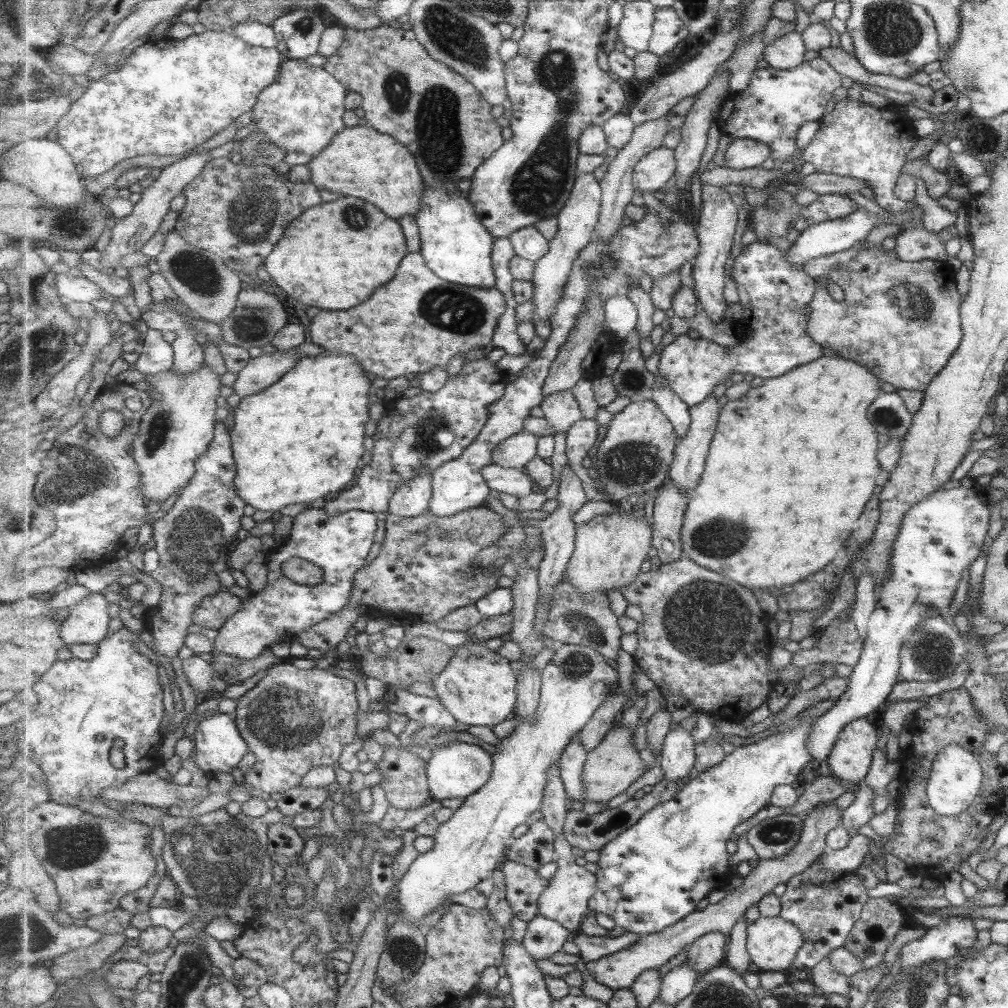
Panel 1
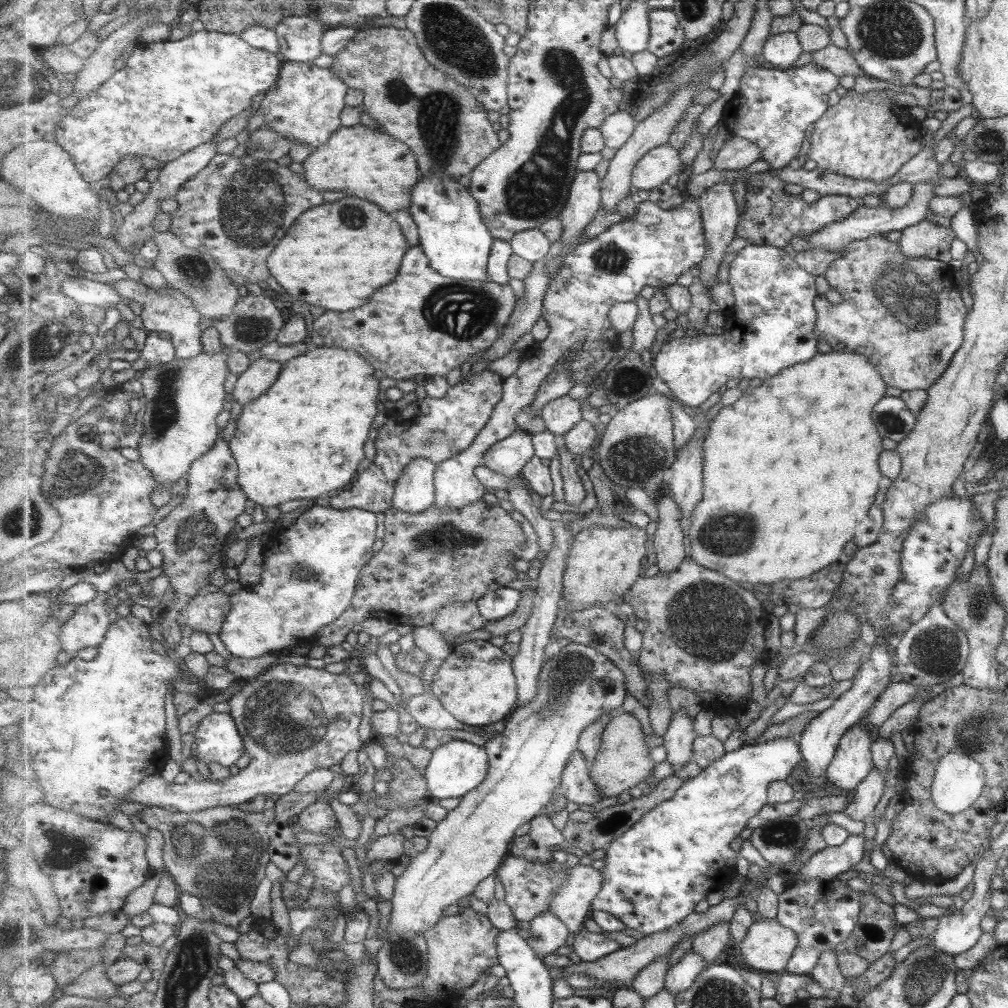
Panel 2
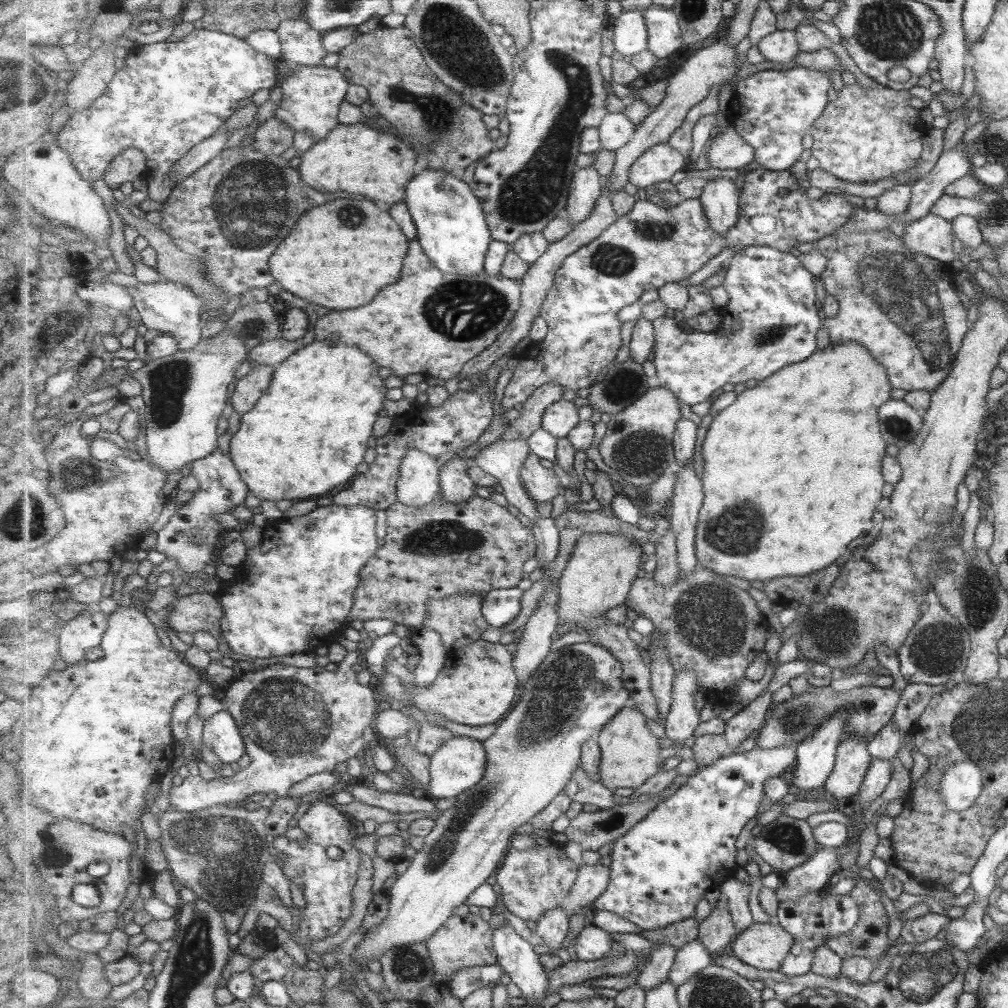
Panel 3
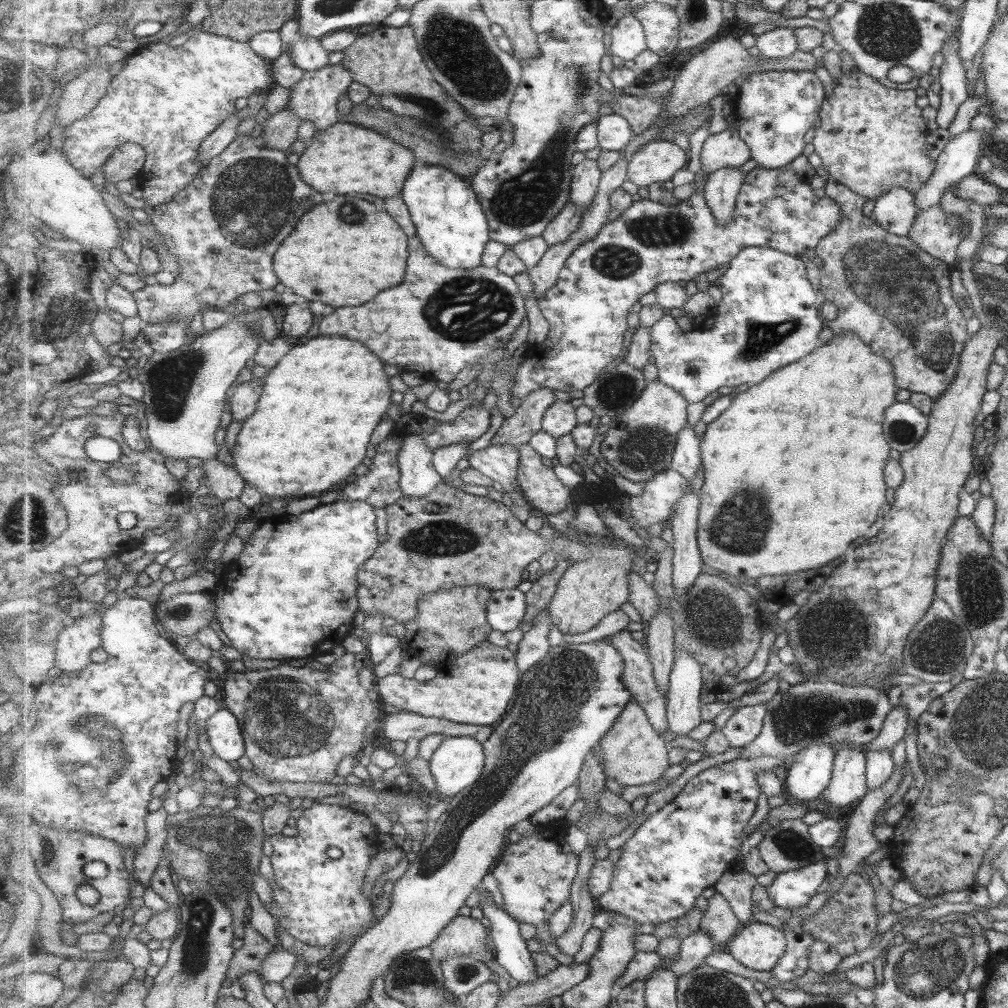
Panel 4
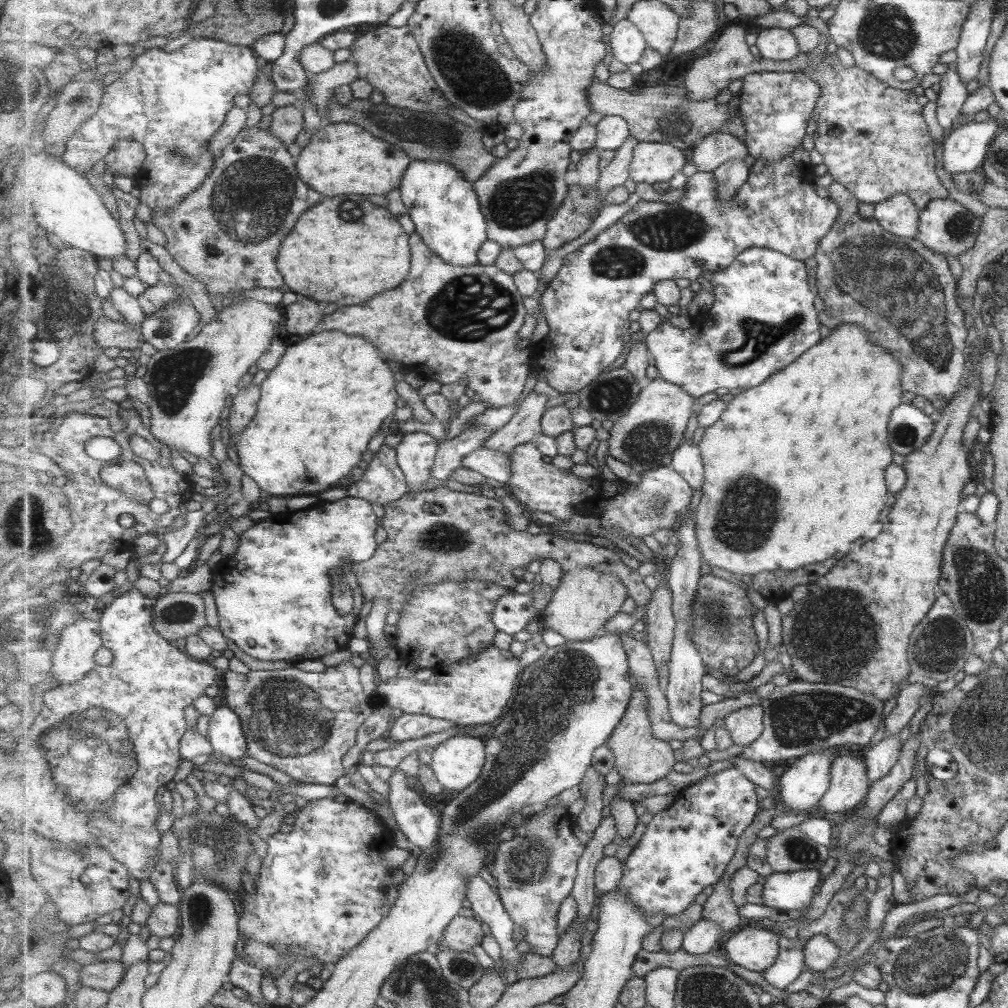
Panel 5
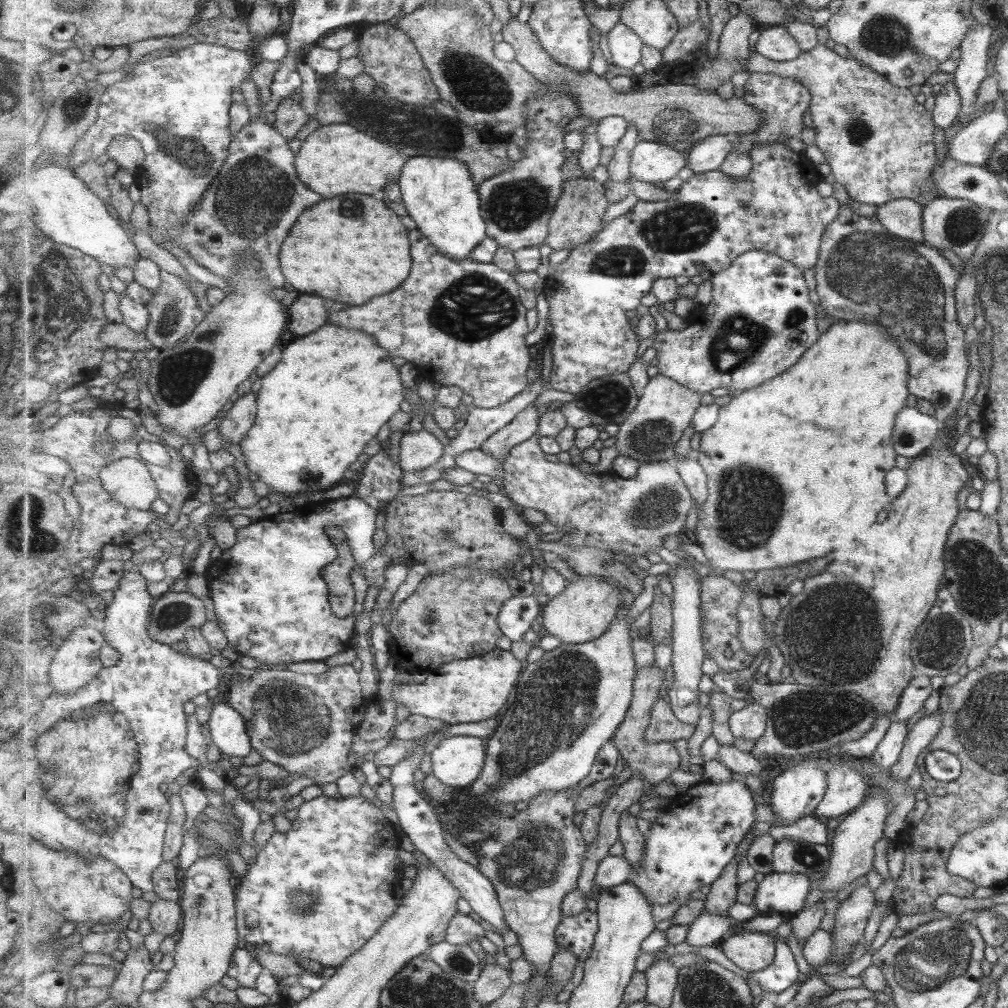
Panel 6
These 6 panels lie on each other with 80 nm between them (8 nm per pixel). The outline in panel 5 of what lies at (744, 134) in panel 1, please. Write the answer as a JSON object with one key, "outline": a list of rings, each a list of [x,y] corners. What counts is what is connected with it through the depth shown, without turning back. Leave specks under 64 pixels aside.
{"outline":[[[760,71],[744,76],[743,86],[739,91],[742,118],[745,122],[746,144],[753,158],[770,161],[784,159],[801,146],[807,136],[807,120],[813,118],[821,87],[806,72],[767,72]]]}

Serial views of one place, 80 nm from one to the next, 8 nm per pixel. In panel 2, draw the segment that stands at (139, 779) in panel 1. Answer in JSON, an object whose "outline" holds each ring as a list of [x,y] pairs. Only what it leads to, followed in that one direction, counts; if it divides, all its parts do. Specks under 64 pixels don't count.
{"outline":[[[279,662],[267,671],[250,679],[248,683],[228,701],[230,713],[236,720],[241,737],[243,737],[246,753],[251,755],[252,762],[245,770],[241,769],[235,776],[227,780],[213,782],[210,779],[195,780],[190,778],[184,784],[167,784],[160,775],[151,776],[137,785],[127,795],[130,802],[146,806],[157,806],[163,809],[174,807],[178,812],[193,813],[219,806],[239,806],[253,801],[255,798],[277,794],[280,798],[296,790],[296,785],[311,772],[318,769],[329,769],[340,765],[349,752],[365,749],[365,743],[359,736],[359,726],[363,722],[365,700],[371,693],[366,684],[357,685],[346,673],[331,674],[321,668],[294,666]]]}

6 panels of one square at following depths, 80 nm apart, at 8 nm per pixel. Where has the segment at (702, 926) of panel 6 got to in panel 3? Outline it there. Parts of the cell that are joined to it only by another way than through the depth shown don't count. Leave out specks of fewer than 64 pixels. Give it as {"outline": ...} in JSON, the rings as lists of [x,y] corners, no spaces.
{"outline":[[[695,939],[682,946],[677,953],[675,964],[672,966],[670,978],[677,986],[685,984],[691,976],[701,972],[703,968],[714,962],[714,955],[706,946]]]}

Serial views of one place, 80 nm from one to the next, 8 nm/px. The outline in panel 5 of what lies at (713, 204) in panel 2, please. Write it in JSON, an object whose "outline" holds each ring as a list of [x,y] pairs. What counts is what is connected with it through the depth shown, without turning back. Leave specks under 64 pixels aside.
{"outline":[[[733,159],[722,164],[714,173],[720,184],[720,199],[728,201],[749,180],[751,167],[743,159]]]}

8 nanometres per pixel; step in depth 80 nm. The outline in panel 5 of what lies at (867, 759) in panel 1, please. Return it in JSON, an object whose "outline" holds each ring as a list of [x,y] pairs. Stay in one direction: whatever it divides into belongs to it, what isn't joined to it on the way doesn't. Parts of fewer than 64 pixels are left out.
{"outline":[[[839,756],[831,764],[831,783],[820,809],[825,813],[841,814],[855,808],[867,793],[868,776],[865,776],[861,760],[851,756]]]}

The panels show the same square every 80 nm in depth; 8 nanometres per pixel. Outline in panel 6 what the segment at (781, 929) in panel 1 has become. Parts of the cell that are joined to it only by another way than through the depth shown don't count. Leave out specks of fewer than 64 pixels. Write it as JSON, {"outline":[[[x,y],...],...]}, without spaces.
{"outline":[[[738,932],[721,943],[724,954],[741,970],[759,972],[774,963],[778,937],[771,932]]]}

